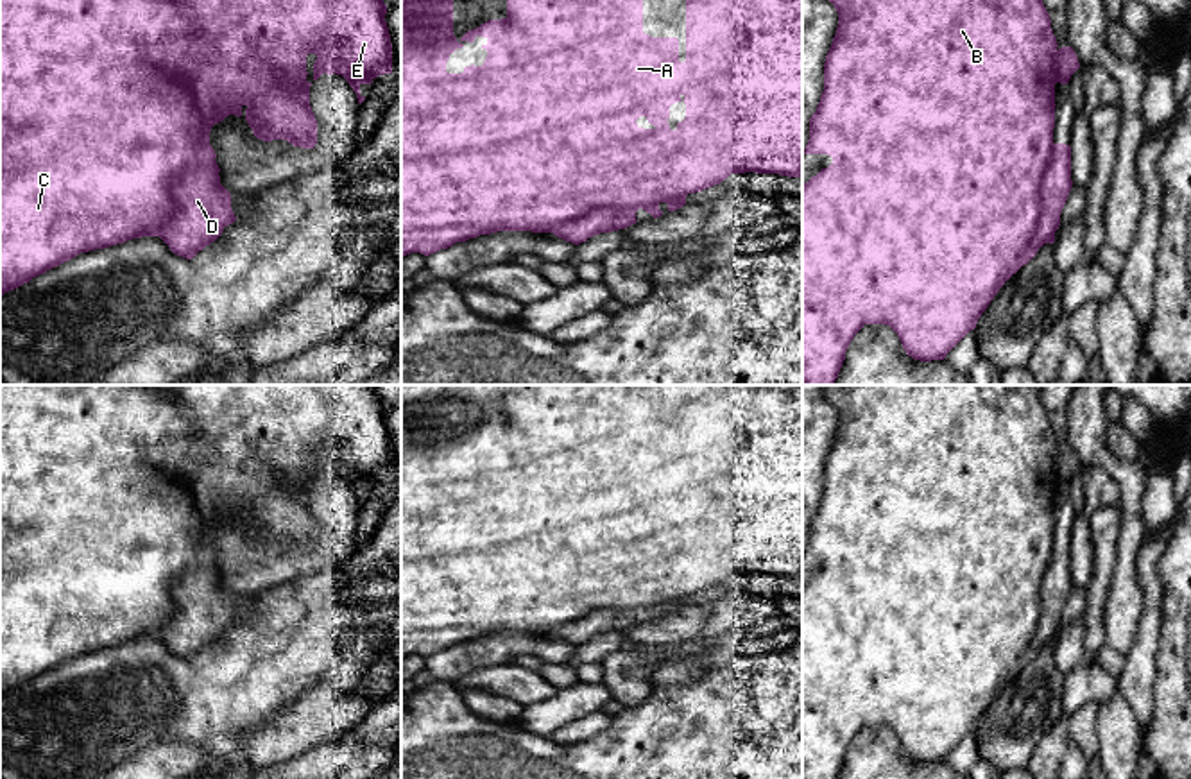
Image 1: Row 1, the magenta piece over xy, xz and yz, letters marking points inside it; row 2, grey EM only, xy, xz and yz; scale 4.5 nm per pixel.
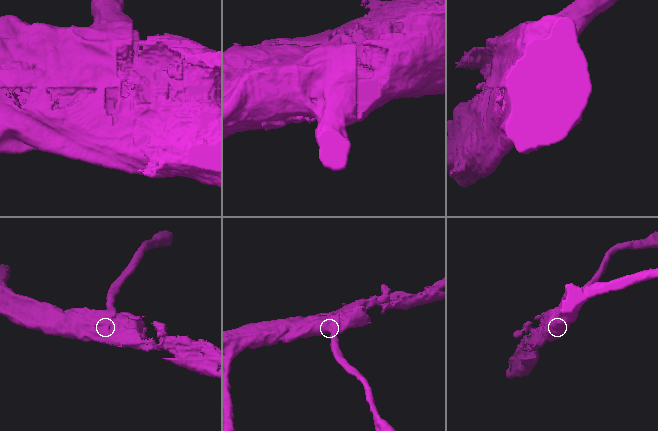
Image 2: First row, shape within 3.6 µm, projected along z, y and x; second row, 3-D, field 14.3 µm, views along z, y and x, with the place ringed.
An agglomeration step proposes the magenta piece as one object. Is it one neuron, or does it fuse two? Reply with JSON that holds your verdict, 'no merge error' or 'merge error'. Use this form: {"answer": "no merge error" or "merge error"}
{"answer": "merge error"}

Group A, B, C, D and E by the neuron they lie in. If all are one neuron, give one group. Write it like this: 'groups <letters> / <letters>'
groups A B C E / D

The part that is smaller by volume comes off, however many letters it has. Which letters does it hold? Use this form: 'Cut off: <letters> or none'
Cut off: D

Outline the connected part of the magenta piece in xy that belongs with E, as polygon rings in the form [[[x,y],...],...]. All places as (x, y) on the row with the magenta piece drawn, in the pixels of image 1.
[[[0,0],[0,295],[75,258],[141,236],[159,236],[172,213],[172,186],[188,172],[201,147],[217,158],[210,131],[226,116],[245,116],[258,140],[287,140],[313,149],[317,120],[310,106],[306,56],[315,54],[313,81],[322,73],[342,75],[358,104],[362,84],[392,73],[392,43],[383,0]]]

